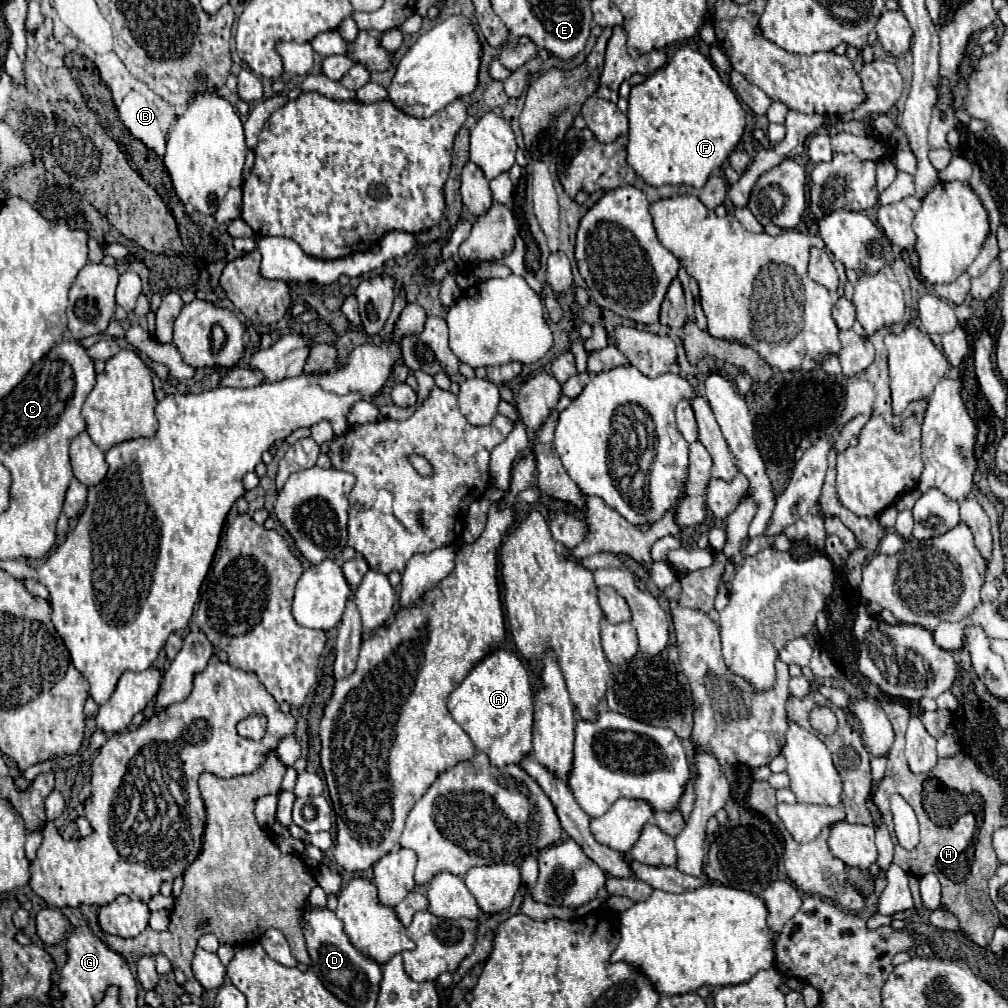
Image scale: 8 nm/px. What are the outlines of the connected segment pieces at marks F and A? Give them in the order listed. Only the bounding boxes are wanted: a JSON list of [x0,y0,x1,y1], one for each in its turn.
[[628,47,744,189],[448,649,532,765]]

